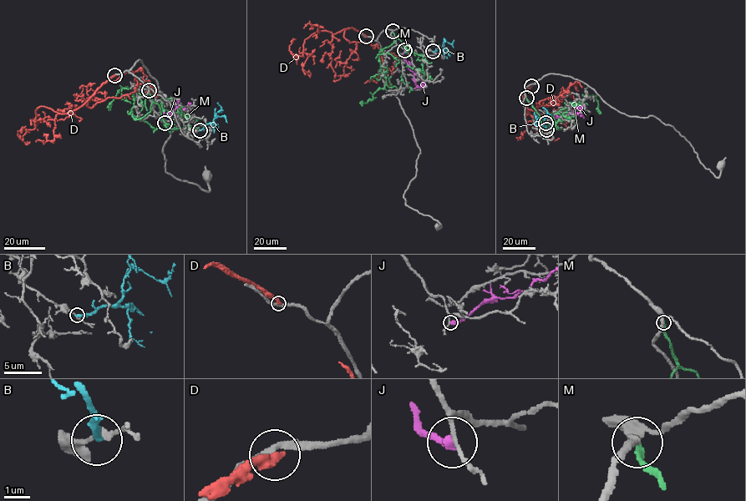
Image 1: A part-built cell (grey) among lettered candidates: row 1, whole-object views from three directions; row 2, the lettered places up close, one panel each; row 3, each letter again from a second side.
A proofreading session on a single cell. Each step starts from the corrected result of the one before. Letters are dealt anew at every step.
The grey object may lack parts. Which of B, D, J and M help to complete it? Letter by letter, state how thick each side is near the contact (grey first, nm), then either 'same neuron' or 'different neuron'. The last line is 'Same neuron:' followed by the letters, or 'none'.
B: 150/240 nm | different neuron
D: 240/360 nm | different neuron
J: 120/400 nm | different neuron
M: 240/280 nm | different neuron
Same neuron: none

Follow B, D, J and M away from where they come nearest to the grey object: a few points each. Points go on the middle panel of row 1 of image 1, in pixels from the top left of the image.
B: (433, 52), (441, 49), (444, 41), (452, 43), (454, 40)
D: (366, 36), (352, 27), (333, 34), (317, 31), (304, 41), (302, 55), (293, 58), (289, 46), (296, 39)
J: (405, 50), (402, 57), (408, 68), (424, 84), (413, 88)
M: (393, 31), (395, 37), (393, 43), (379, 53), (382, 73), (386, 83), (372, 94), (372, 98), (361, 105)

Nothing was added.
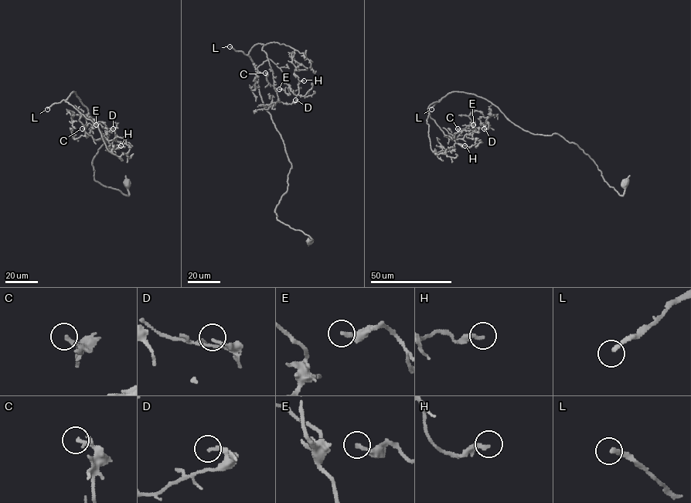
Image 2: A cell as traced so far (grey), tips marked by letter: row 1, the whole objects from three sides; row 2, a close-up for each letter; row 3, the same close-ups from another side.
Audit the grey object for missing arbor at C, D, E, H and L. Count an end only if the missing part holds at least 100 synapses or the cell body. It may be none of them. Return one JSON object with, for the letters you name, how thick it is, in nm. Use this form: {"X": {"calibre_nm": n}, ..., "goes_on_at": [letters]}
{"L": {"calibre_nm": 240}, "goes_on_at": ["L"]}

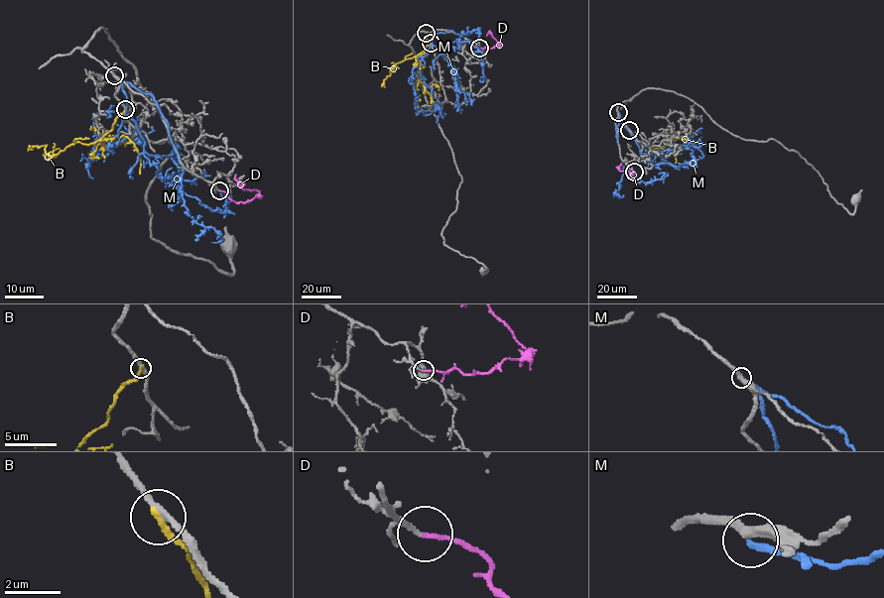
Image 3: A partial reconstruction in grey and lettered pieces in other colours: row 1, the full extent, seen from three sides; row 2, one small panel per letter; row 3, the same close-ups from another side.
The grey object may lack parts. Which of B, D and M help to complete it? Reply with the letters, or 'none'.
D

